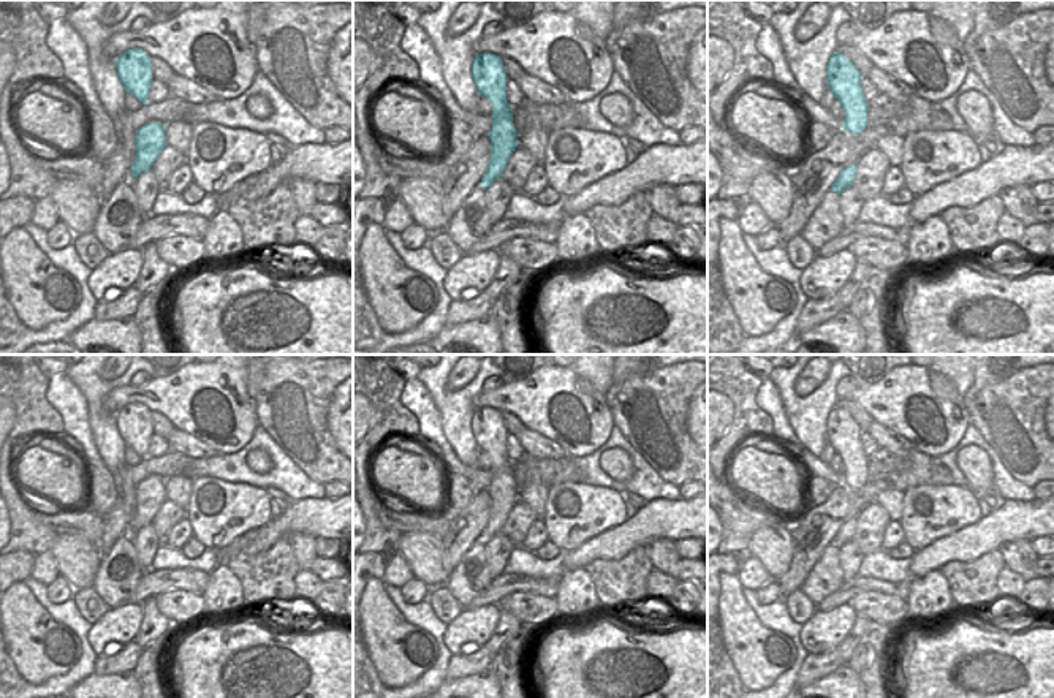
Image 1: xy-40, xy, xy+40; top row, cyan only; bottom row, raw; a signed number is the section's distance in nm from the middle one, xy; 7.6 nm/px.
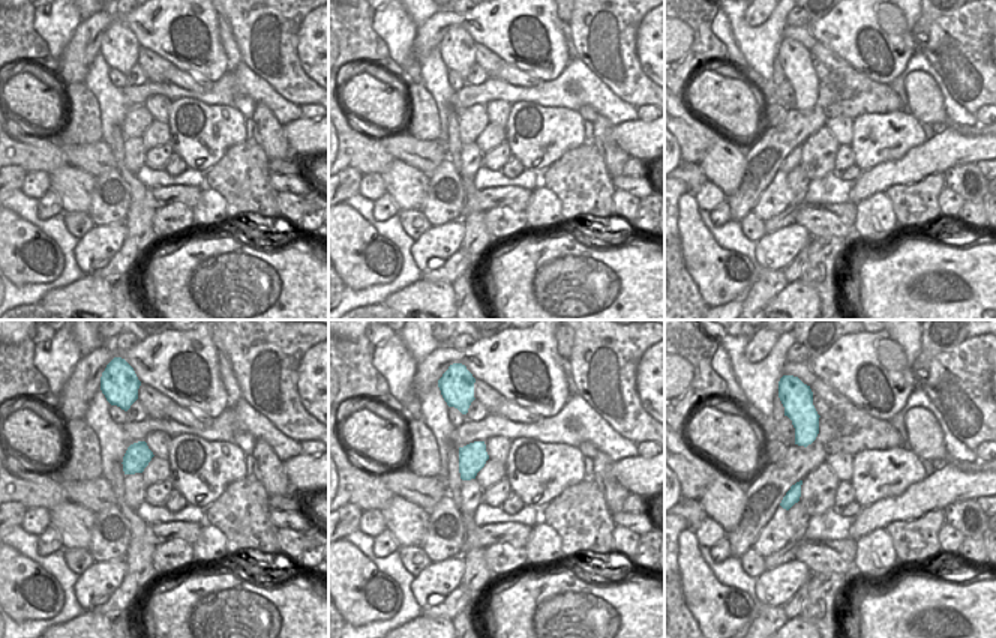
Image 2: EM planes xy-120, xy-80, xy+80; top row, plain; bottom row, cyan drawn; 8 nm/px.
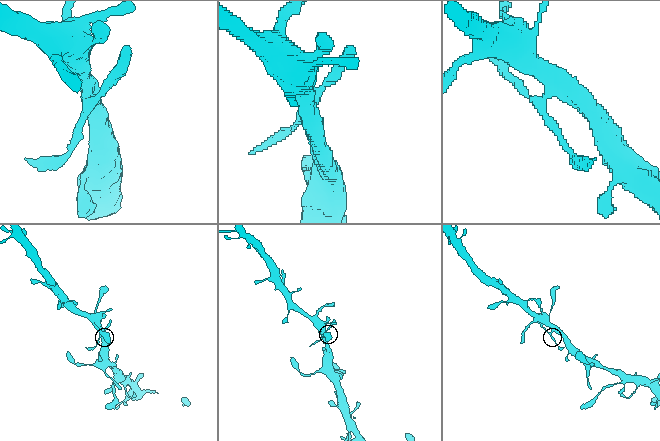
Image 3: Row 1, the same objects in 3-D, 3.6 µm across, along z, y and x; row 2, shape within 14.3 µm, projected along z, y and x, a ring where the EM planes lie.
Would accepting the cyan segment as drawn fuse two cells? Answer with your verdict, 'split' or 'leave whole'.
split

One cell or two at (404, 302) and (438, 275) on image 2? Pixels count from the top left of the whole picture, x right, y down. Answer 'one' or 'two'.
two

